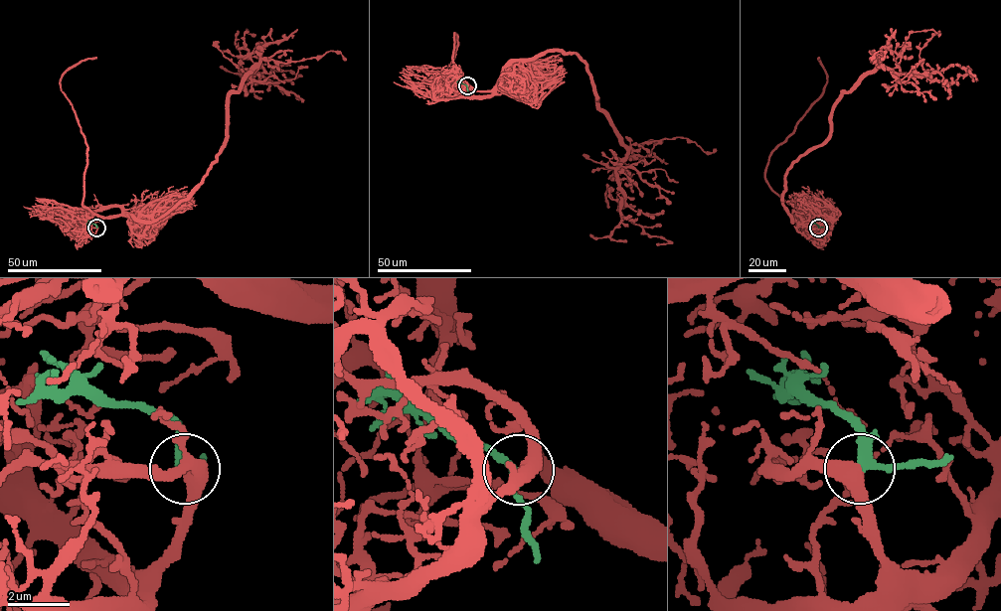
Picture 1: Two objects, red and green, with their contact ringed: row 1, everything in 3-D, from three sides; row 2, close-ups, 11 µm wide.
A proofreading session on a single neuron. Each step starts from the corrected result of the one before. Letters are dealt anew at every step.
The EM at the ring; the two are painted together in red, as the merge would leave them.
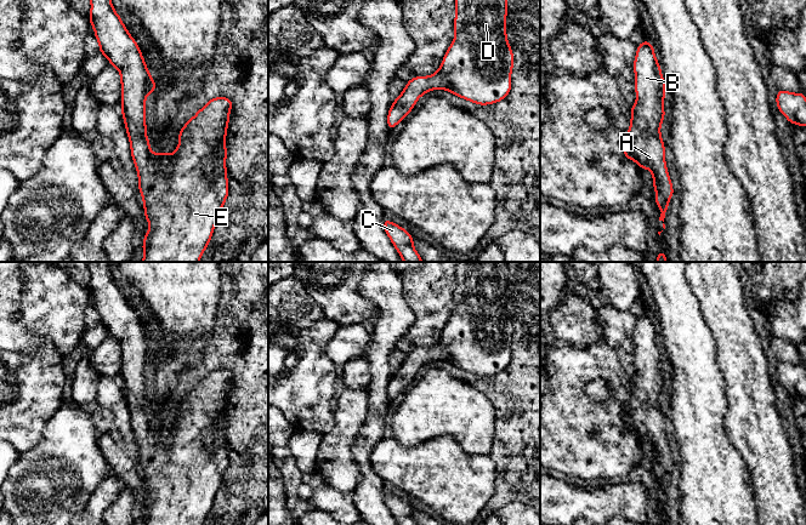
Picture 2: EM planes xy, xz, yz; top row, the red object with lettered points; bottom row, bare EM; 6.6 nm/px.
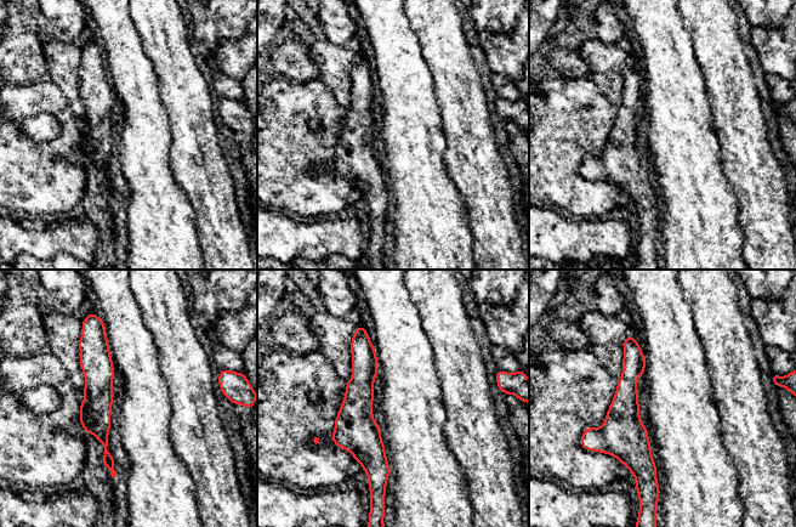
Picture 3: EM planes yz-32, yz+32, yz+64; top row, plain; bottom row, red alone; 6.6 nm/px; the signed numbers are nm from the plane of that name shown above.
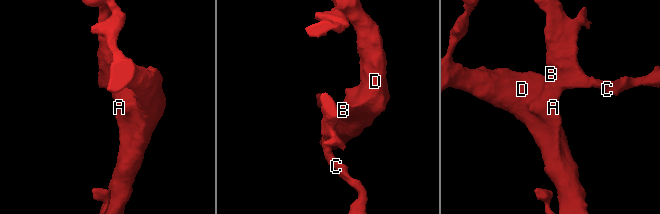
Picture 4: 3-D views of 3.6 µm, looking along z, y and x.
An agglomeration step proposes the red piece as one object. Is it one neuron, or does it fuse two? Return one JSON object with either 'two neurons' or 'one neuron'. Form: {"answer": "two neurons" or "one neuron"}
{"answer": "one neuron"}

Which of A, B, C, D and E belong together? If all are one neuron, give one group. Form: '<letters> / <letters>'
A B C D E

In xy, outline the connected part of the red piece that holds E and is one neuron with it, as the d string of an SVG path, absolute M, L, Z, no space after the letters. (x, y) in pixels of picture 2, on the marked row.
M112 0L90 1L89 19L100 44L98 52L120 73L120 110L138 173L137 186L143 199L144 217L151 226L143 239L142 262L199 262L228 198L225 139L233 102L228 97L208 101L180 130L180 143L172 154L153 154L147 138L144 107L146 97L154 92L157 82L149 74L137 42L115 12Z

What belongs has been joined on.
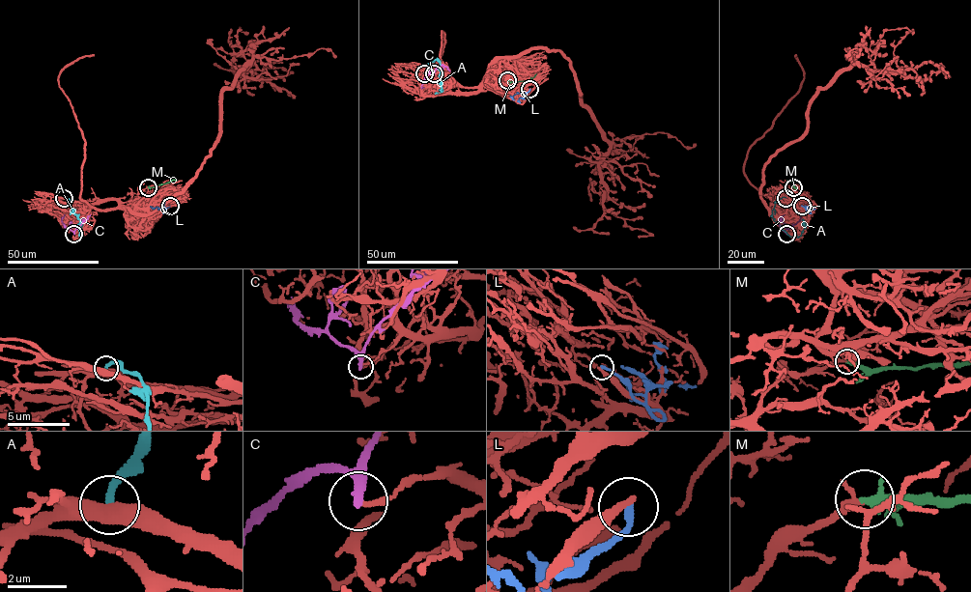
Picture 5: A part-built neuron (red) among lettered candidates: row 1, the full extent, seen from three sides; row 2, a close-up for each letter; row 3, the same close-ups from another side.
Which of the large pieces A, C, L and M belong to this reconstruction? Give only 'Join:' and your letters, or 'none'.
Join: M

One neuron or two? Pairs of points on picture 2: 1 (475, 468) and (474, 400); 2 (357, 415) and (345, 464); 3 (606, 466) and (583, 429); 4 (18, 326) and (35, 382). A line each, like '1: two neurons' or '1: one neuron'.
1: two neurons
2: one neuron
3: one neuron
4: two neurons

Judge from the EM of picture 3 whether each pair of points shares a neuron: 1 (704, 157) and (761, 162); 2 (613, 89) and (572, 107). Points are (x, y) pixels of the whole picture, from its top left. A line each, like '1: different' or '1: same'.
1: different
2: different

